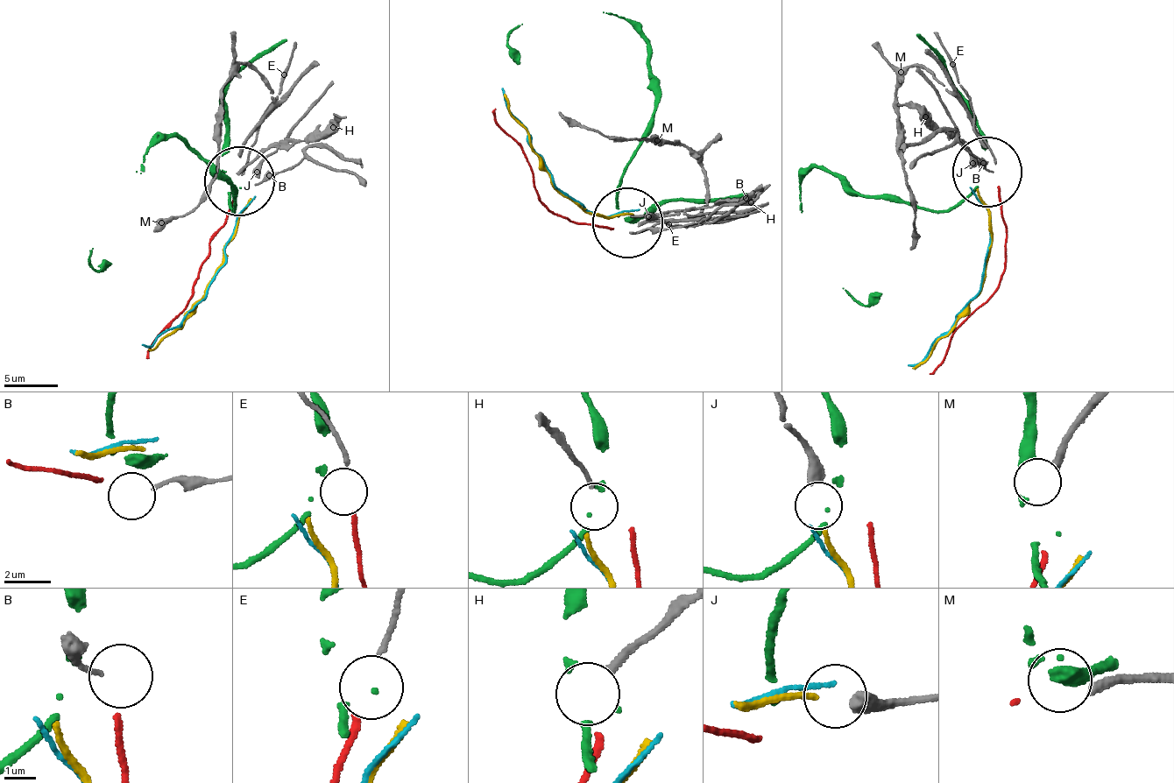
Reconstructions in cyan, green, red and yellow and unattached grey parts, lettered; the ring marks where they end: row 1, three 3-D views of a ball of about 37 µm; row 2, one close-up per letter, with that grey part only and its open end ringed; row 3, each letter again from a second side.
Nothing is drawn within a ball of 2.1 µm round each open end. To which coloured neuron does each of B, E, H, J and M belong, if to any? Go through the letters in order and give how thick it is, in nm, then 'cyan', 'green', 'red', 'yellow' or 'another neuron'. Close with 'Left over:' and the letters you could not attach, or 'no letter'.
B: calibre 140 nm; another neuron
E: calibre 170 nm; red
H: calibre 200 nm; another neuron
J: calibre 550 nm; yellow
M: calibre 320 nm; another neuron
Left over: B, H, M

